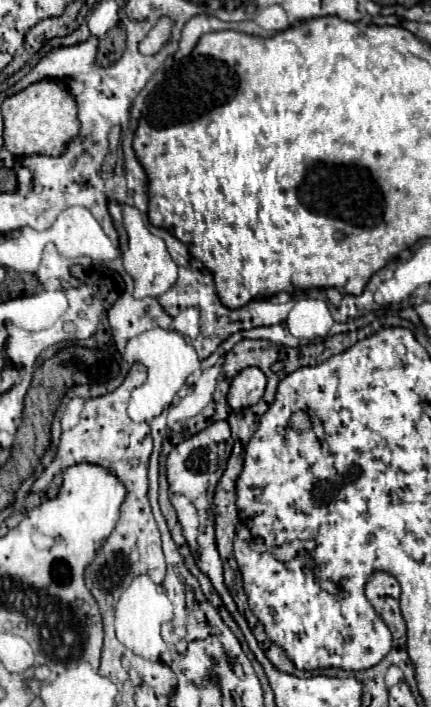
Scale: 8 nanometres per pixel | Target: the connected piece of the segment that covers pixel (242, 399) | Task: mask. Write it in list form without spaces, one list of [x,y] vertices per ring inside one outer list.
[[[248,367],[240,371],[230,385],[228,405],[232,409],[244,409],[256,405],[266,389],[266,377],[258,367]]]

